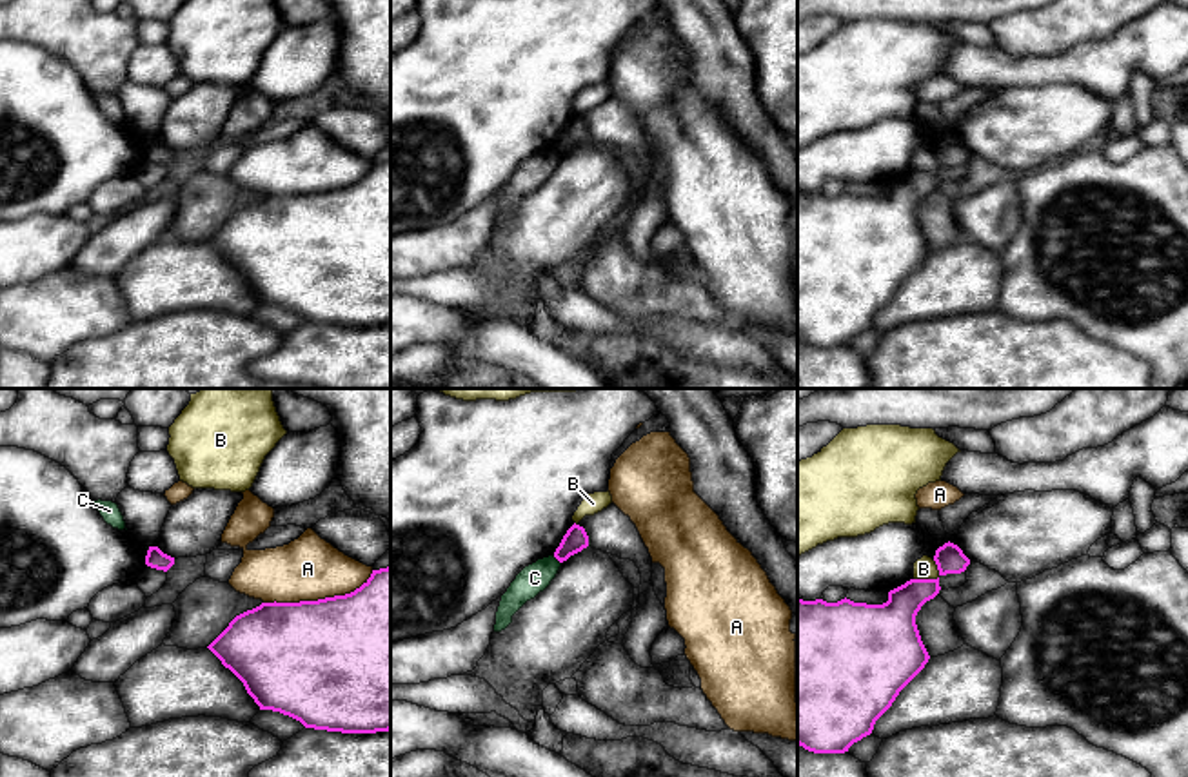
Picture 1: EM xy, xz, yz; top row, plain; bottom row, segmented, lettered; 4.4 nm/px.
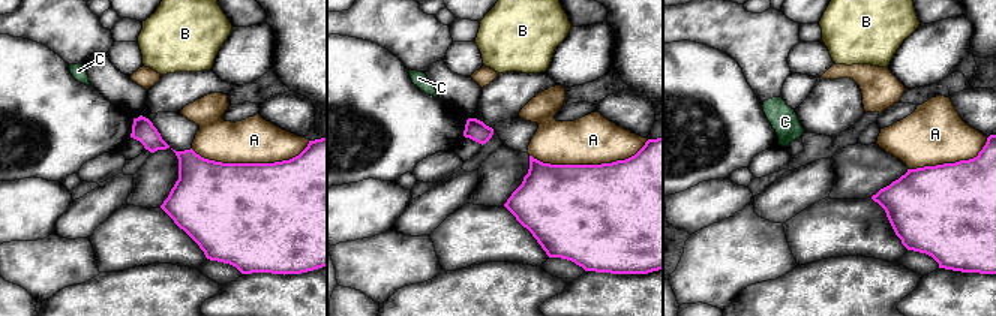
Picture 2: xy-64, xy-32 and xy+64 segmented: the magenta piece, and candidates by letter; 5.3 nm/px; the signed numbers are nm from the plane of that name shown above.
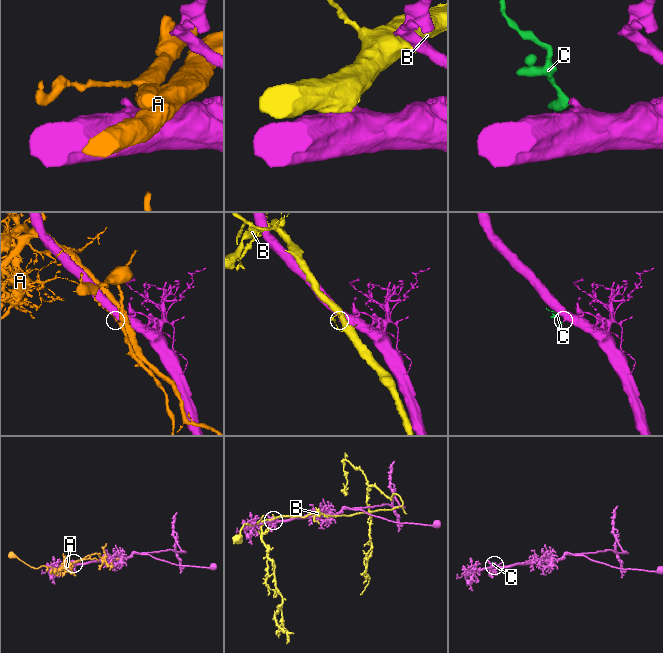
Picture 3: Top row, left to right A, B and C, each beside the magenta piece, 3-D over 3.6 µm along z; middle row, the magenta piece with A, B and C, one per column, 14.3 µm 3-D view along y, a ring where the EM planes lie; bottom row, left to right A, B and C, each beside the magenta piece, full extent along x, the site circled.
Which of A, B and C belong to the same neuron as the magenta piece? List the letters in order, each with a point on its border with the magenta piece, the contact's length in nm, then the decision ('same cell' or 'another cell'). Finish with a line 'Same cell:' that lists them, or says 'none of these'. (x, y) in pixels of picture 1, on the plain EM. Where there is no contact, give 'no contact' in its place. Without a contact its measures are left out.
A: contact xy (318, 193); length 500 nm; another cell
B: contact yz (932, 173); length 130 nm; another cell
C: contact xz (556, 151); length 50 nm; another cell
Same cell: none of these

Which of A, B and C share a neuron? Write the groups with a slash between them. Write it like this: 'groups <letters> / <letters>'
groups A / B / C

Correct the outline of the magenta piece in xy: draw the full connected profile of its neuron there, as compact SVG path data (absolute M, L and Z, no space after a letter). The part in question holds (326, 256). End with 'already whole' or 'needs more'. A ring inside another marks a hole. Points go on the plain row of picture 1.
M391 160L372 163L354 185L300 196L262 196L236 209L207 240L245 280L260 303L300 314L305 321L376 327L391 323Z | already whole

